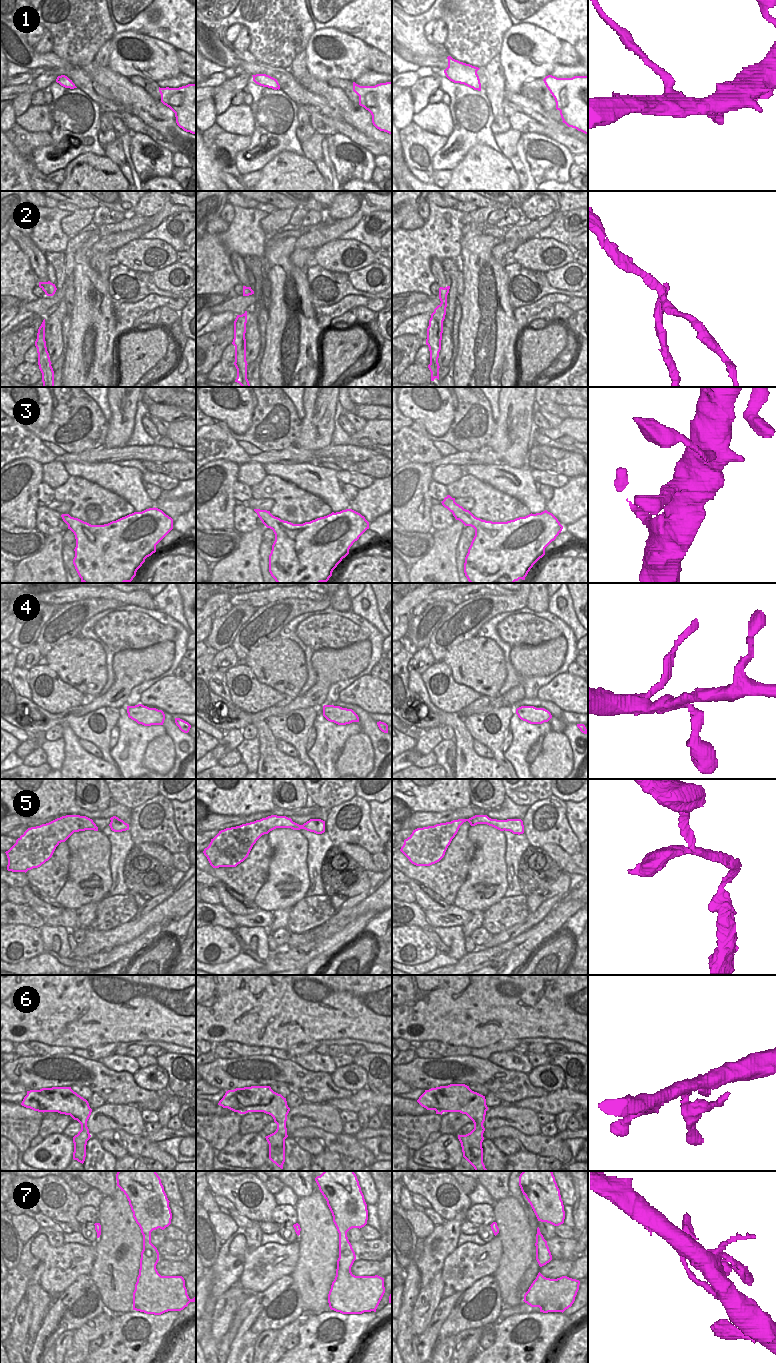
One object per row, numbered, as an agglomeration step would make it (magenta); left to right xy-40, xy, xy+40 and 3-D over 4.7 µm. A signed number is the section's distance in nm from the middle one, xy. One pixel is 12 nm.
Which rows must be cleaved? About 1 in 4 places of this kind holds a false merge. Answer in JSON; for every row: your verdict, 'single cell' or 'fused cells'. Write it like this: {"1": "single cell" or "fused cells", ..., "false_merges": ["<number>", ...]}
{"1": "fused cells", "2": "fused cells", "3": "single cell", "4": "single cell", "5": "single cell", "6": "single cell", "7": "single cell", "false_merges": ["1", "2"]}

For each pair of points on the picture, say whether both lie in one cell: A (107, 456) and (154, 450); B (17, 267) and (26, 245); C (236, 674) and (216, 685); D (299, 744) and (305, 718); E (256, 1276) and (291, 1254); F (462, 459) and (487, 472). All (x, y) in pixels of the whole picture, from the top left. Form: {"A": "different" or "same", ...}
{"A": "same", "B": "different", "C": "different", "D": "same", "E": "same", "F": "different"}

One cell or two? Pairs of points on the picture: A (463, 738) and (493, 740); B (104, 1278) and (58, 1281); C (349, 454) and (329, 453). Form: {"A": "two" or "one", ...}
{"A": "two", "B": "two", "C": "one"}

